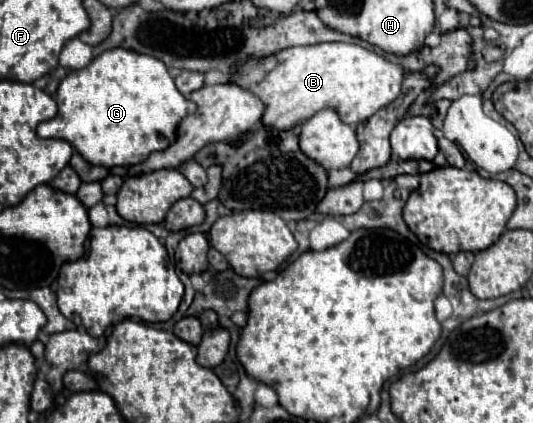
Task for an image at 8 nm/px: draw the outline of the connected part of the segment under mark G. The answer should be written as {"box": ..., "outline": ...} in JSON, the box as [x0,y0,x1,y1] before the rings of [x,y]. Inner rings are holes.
{"box":[37,48,191,166],"outline":[[[111,48],[101,52],[87,68],[67,74],[59,88],[55,102],[59,112],[53,120],[41,122],[37,134],[41,138],[61,138],[67,140],[77,152],[91,164],[99,166],[135,166],[149,158],[153,152],[167,150],[177,140],[177,130],[181,120],[189,114],[191,102],[177,90],[167,66],[149,54],[139,54],[127,48]]]}

